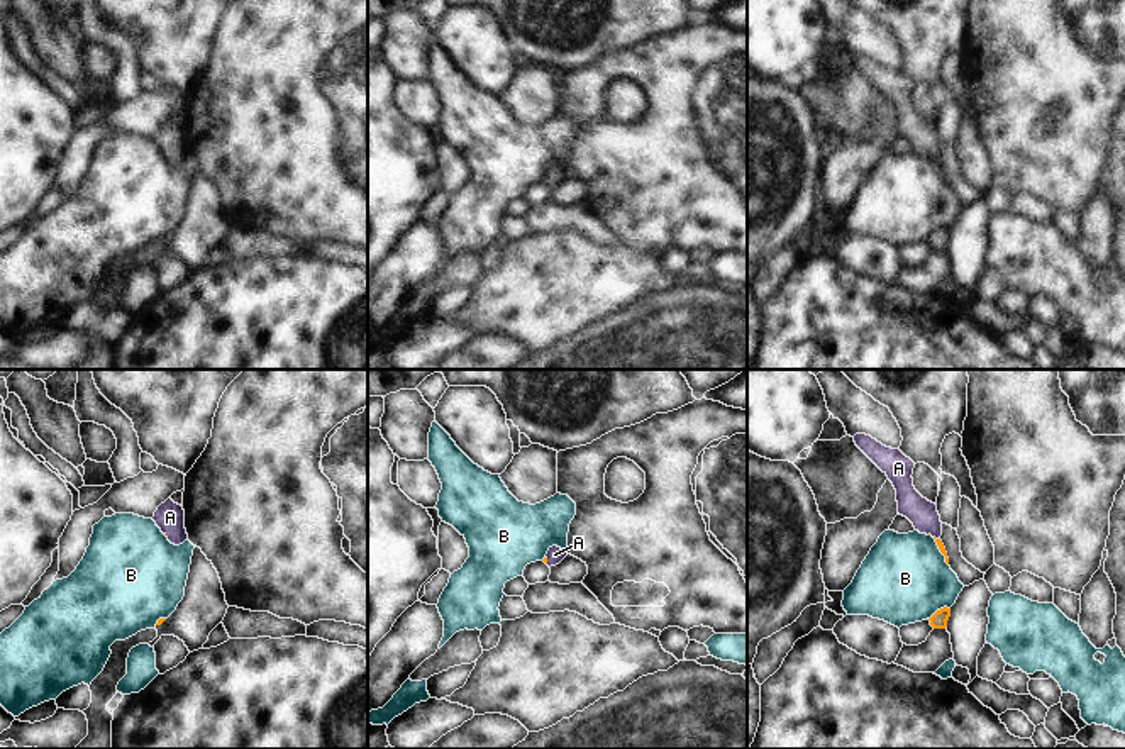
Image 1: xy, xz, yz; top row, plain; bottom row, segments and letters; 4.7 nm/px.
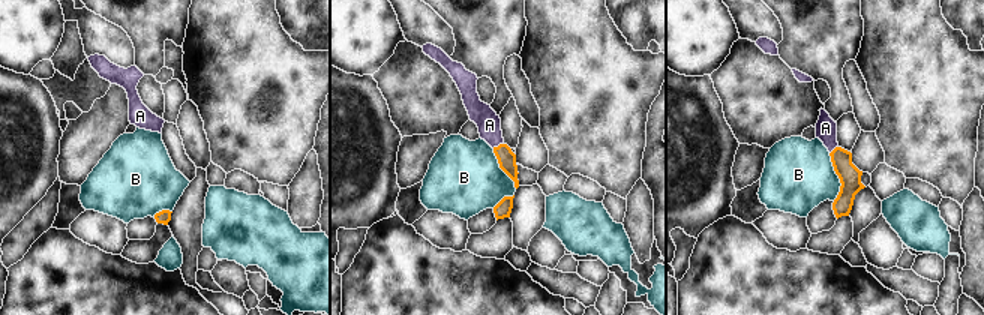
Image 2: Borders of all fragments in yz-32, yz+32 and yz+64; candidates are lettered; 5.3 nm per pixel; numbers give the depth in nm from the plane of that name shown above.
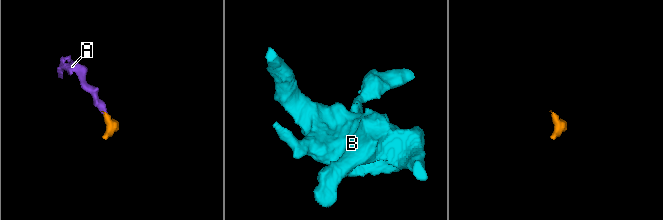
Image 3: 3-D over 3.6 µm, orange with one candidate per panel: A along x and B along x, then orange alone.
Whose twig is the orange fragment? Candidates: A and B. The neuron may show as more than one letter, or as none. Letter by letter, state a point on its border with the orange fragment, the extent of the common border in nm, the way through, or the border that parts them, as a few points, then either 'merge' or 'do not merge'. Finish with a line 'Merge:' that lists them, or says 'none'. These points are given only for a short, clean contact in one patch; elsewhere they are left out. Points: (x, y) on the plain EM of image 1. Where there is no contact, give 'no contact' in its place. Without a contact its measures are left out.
A: meets orange in xz at (546, 180); contact 40 nm long; runs through xz (544, 180), (546, 180), (554, 175); merge
B: meets orange in yz at (941, 229); contact 120 nm long; border along yz (949, 227), (941, 227), (929, 239); do not merge
Merge: A

